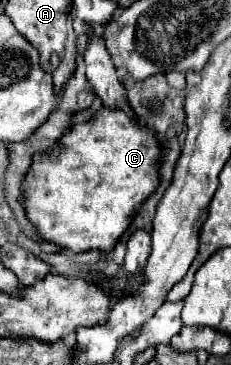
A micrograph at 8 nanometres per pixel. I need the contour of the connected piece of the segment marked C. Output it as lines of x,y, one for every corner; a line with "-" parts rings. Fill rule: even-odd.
100,108
90,120
74,124
58,140
56,148
58,152
38,152
30,172
26,172
26,182
22,184
22,204
28,220
34,224
42,240
60,248
68,248
72,252
112,250
118,238
130,226
140,204
158,186
158,146
154,136
150,136
146,128
138,126
138,122
132,124
126,112

